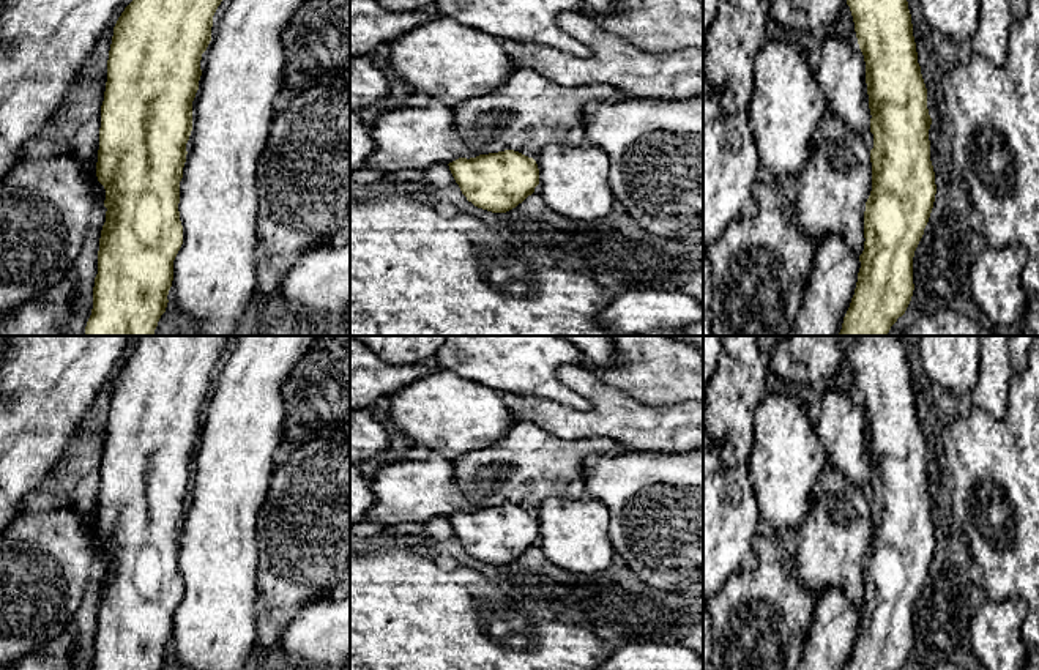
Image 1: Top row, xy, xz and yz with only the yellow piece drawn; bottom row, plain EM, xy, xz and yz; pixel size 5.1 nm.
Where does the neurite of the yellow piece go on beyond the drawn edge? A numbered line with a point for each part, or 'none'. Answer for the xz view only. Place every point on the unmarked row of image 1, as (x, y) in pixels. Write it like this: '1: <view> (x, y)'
none

